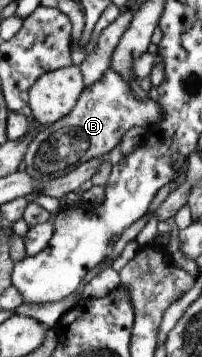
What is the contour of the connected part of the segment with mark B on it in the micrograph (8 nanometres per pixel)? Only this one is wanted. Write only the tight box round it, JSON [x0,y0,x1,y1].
[22,68,161,181]

